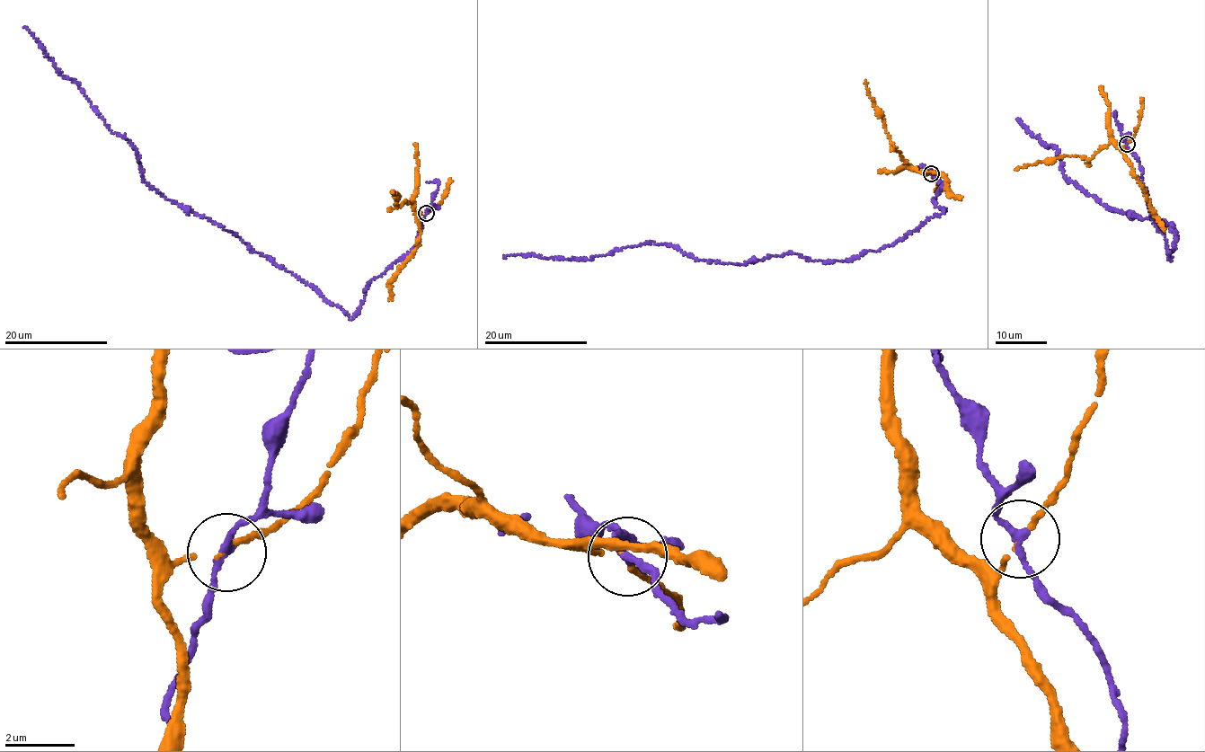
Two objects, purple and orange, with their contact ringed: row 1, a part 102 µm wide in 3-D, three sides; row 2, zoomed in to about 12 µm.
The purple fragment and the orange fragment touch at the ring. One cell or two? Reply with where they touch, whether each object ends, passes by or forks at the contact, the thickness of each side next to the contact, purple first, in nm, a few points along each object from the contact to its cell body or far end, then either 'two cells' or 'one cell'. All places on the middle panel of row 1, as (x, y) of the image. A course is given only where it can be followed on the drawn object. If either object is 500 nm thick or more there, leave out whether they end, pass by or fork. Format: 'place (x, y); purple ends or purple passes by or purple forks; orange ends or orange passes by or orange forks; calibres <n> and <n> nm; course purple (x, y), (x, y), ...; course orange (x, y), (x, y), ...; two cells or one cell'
place (931, 173); purple passes by; orange passes by; calibres 170 and 50 nm; course purple (931, 174), (946, 182), (934, 200), (943, 213), (846, 262), (700, 260), (650, 242), (504, 257); course orange (931, 174), (922, 172), (900, 158), (864, 81); two cells

